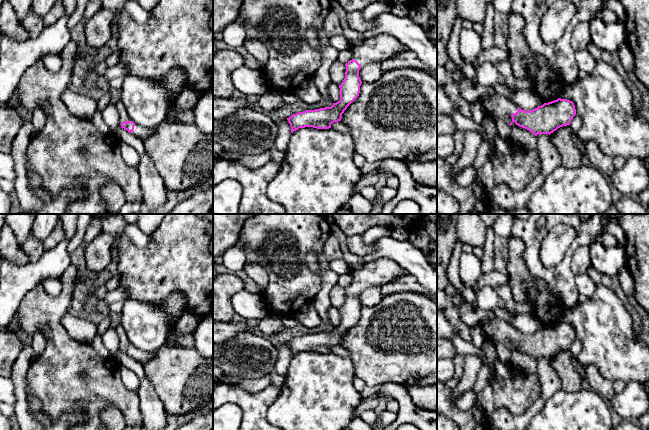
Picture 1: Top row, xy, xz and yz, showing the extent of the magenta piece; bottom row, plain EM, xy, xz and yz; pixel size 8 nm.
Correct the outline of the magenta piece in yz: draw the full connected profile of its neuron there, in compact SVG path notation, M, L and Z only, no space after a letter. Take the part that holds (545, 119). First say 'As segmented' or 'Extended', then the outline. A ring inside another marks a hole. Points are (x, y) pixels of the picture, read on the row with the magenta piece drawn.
Extended. M489 94L480 99L486 114L493 120L504 121L510 126L515 123L525 128L535 136L538 134L551 134L558 128L570 125L576 115L575 105L572 101L558 98L544 103L537 108L525 111L514 105L502 94Z

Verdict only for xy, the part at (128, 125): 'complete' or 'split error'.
split error

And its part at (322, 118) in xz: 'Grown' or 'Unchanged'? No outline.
Grown

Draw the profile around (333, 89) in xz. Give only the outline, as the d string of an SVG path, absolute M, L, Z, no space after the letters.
M330 83L328 85L328 95L333 103L336 103L340 100L340 88L339 85L335 83Z

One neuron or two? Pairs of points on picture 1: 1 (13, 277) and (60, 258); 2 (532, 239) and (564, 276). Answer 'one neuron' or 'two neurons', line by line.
1: one neuron
2: one neuron

